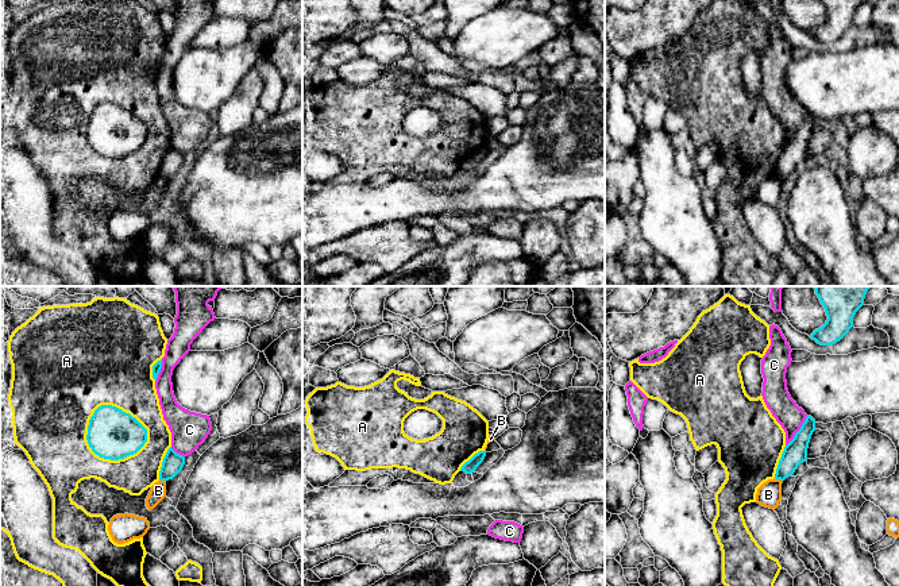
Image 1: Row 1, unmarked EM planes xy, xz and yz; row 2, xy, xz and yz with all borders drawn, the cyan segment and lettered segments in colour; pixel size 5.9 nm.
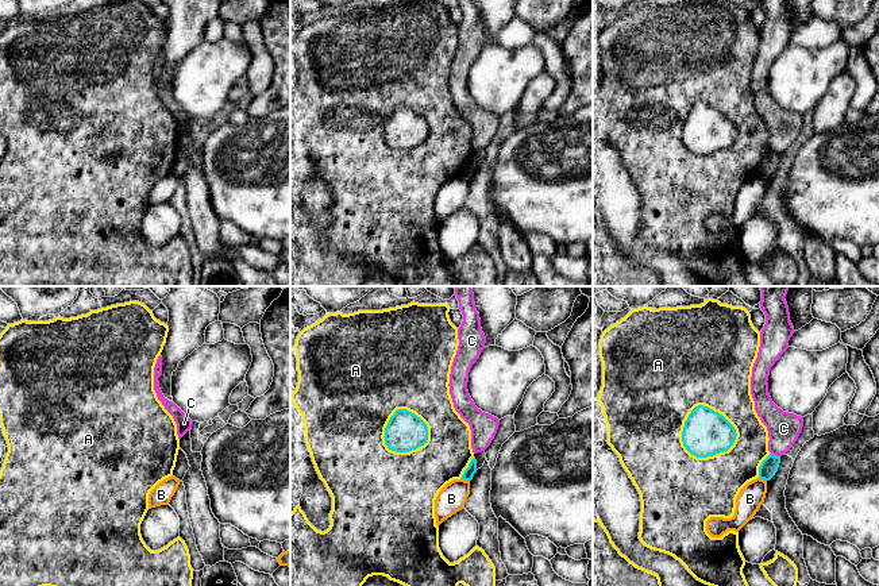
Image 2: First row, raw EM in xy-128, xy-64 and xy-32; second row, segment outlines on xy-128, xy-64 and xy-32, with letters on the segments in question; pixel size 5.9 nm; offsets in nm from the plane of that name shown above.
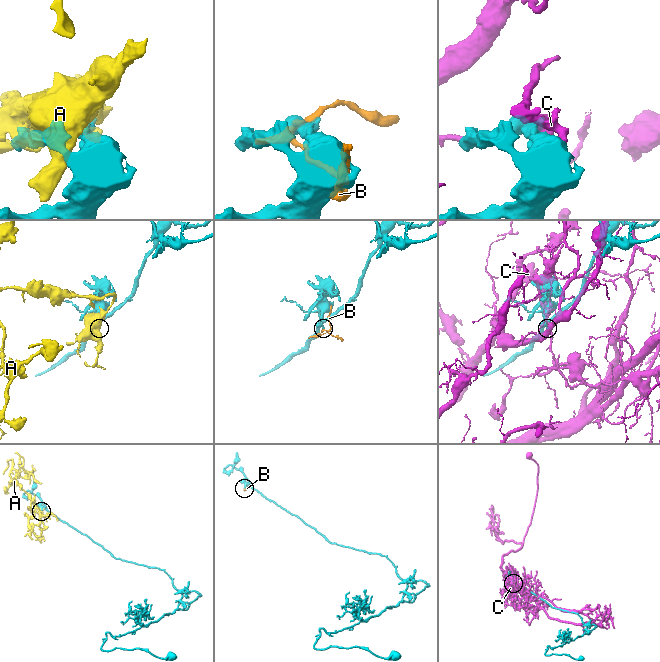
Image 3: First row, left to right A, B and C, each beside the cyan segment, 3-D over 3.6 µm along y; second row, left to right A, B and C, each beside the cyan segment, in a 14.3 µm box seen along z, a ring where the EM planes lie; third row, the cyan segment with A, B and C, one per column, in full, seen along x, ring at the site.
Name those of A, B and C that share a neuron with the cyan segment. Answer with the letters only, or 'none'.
none

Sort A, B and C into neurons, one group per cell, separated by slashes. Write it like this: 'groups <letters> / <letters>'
groups A / B C

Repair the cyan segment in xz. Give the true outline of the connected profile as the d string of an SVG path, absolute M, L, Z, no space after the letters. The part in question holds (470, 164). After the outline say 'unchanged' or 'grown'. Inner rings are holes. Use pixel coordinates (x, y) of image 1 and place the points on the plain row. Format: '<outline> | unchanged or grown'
M479 149L468 159L466 159L460 167L464 169L466 171L474 170L476 165L483 159L485 154L486 149Z | unchanged

